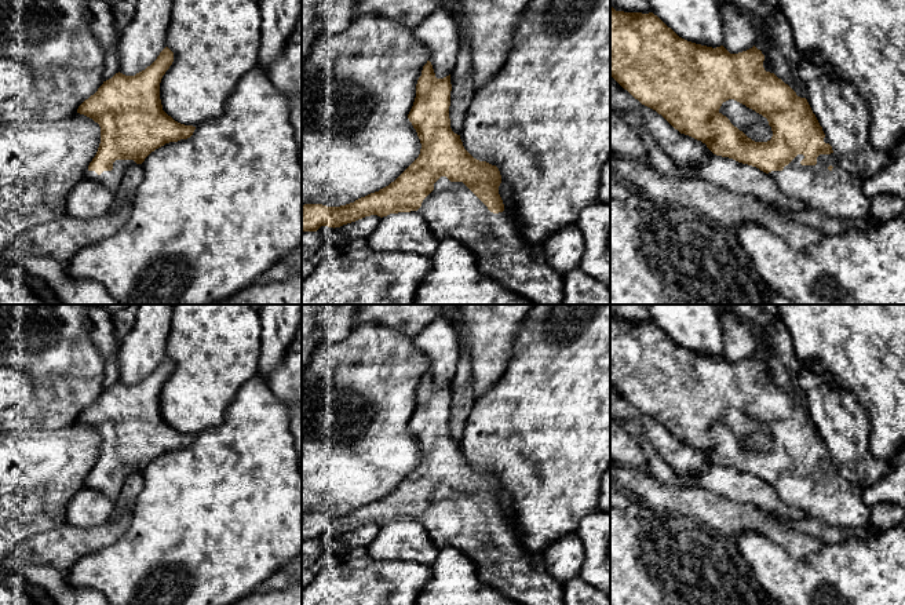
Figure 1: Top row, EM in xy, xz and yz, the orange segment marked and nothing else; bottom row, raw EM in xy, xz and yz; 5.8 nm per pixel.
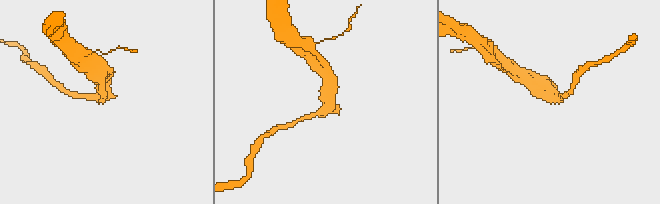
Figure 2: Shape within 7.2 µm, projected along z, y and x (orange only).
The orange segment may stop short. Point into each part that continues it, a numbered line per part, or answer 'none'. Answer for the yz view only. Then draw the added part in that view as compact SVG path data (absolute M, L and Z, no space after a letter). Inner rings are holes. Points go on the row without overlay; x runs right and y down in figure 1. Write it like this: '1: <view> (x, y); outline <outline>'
1: yz (838, 502); outline M833 462L820 463L815 474L802 474L803 467L798 463L782 480L769 481L784 503L847 531L869 525L872 507L864 502L864 489L846 480Z

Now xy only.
1: xy (110, 488); outline M116 469L112 480L103 480L98 484L95 480L85 480L85 486L106 495L112 500L118 503L120 491L129 474L136 473L134 469Z

